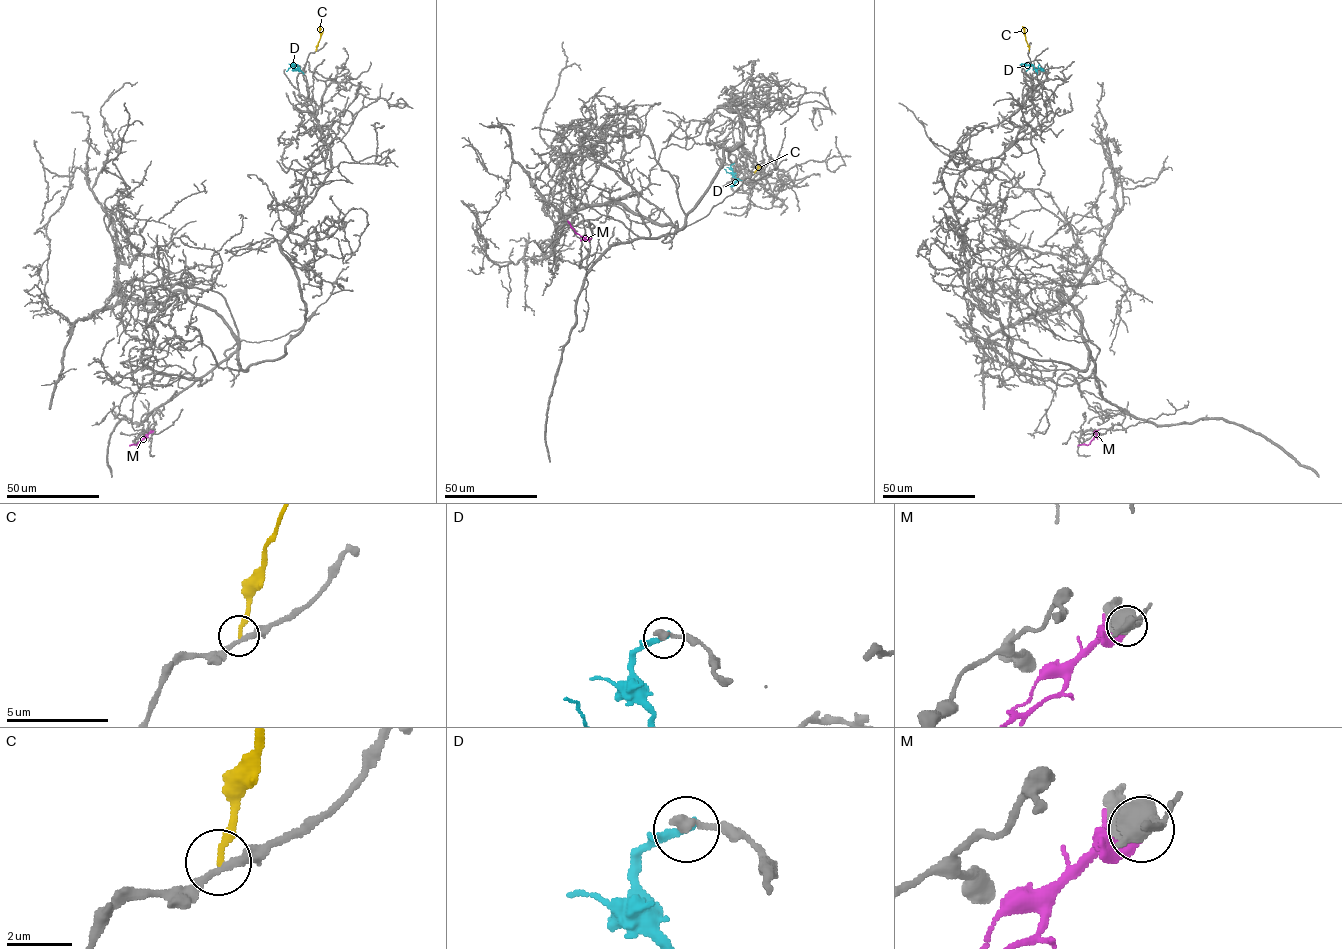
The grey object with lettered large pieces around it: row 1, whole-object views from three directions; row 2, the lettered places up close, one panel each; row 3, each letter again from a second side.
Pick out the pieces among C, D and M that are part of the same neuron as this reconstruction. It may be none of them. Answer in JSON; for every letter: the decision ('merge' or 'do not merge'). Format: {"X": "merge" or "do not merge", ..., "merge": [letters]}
{"C": "do not merge", "D": "do not merge", "M": "do not merge", "merge": []}

